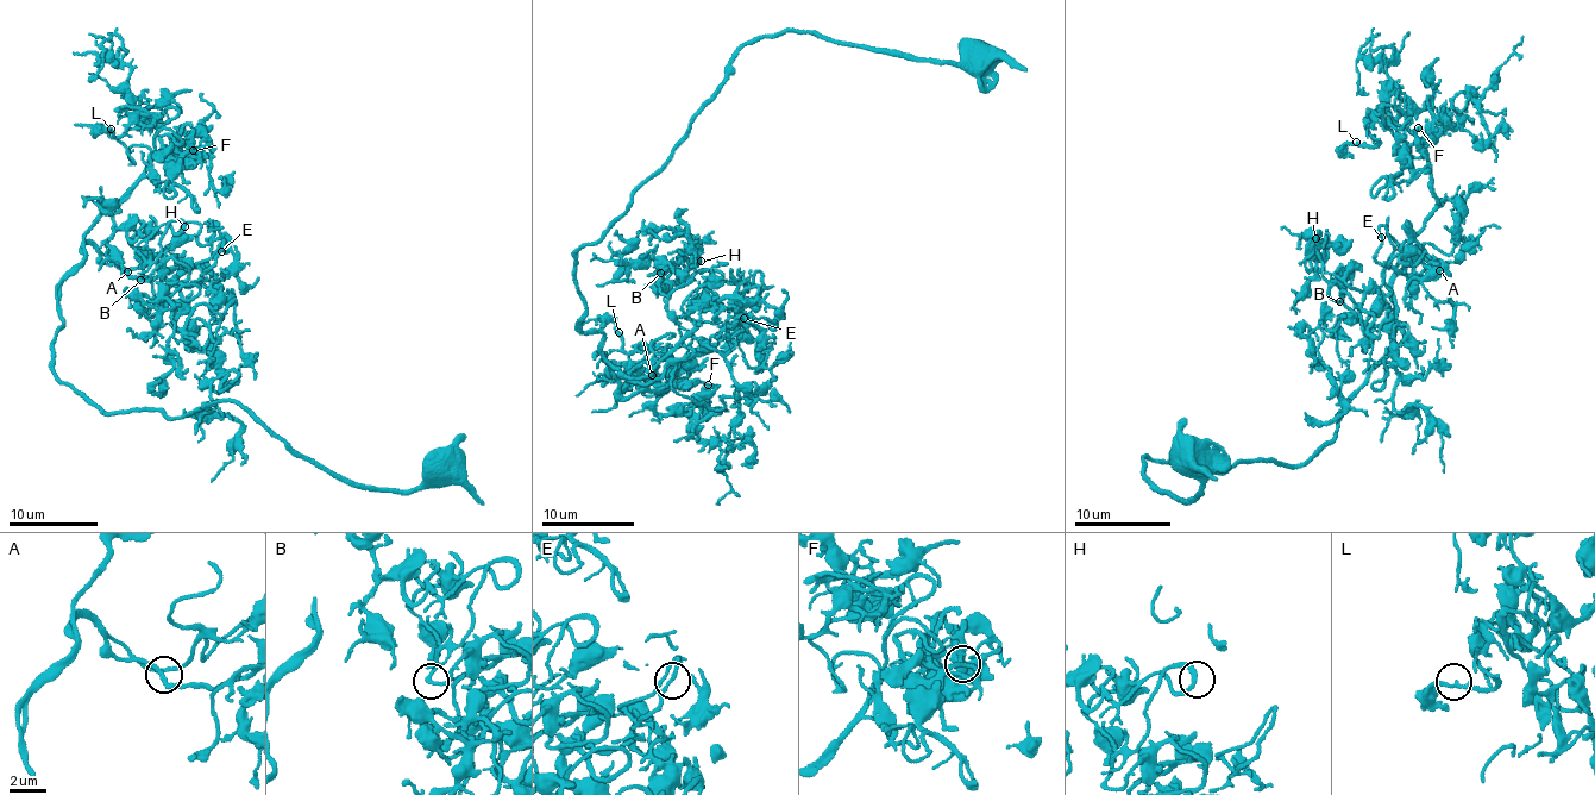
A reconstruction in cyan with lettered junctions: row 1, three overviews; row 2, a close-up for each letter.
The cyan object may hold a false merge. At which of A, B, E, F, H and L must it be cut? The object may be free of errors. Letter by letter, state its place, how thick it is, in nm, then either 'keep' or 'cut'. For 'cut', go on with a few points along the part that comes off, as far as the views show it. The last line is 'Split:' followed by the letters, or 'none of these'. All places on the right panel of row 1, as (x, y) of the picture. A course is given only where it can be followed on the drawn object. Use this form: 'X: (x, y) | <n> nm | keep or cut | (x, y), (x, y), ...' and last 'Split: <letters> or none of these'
A: (1439, 270) | 200 nm | keep
B: (1339, 301) | 200 nm | keep
E: (1381, 237) | 170 nm | keep
F: (1418, 127) | 180 nm | keep
H: (1316, 238) | 200 nm | keep
L: (1356, 142) | 200 nm | keep
Split: none of these

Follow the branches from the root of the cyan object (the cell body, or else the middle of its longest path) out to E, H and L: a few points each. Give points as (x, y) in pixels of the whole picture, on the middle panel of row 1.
E: (984, 57), (789, 30), (739, 51), (577, 252), (575, 282), (581, 332), (628, 376), (743, 318)
H: (984, 57), (789, 30), (747, 43), (577, 252), (581, 332), (650, 375), (709, 279), (676, 262), (701, 261)
L: (984, 57), (747, 43), (576, 255), (581, 332), (623, 396), (664, 393), (619, 332)

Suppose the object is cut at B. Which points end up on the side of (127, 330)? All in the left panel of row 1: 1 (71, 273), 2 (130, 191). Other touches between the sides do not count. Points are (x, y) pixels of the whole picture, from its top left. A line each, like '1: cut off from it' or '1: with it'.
1: with it
2: with it

